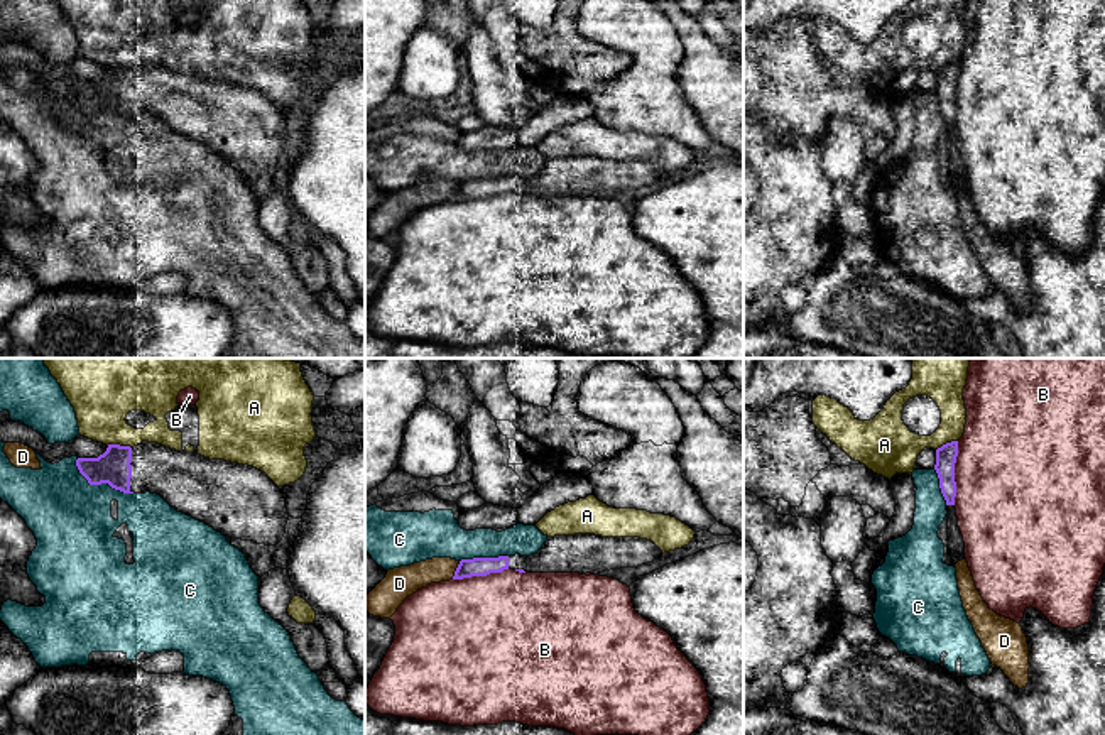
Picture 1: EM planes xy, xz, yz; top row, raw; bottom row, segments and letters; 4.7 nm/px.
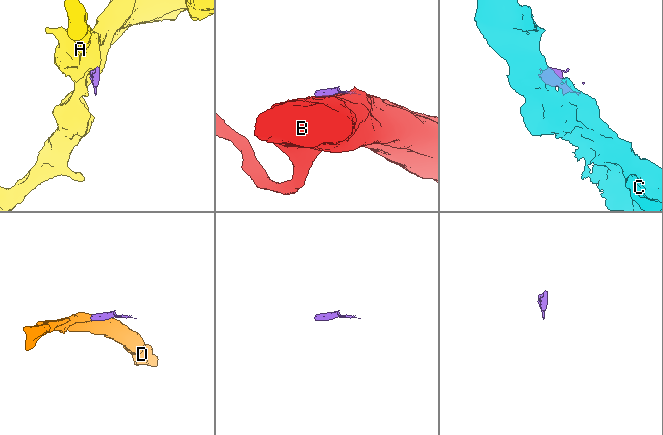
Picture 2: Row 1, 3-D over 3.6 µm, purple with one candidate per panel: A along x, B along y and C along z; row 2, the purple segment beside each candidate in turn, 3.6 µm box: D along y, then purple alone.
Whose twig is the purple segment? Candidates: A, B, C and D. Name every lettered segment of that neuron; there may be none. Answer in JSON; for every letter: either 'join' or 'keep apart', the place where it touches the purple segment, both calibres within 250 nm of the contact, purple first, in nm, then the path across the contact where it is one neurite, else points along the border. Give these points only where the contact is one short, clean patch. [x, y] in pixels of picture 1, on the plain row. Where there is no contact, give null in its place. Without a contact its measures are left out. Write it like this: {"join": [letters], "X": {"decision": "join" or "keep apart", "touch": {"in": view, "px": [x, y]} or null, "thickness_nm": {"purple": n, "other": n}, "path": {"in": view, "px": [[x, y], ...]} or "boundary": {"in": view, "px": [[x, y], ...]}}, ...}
{"join": [], "A": {"decision": "keep apart", "touch": {"in": "xy", "px": [119, 66]}, "thickness_nm": {"purple": 160, "other": 260}, "boundary": {"in": "xy", "px": [[107, 66], [127, 66], [130, 70]]}}, "B": {"decision": "keep apart", "touch": {"in": "yz", "px": [953, 95]}, "thickness_nm": {"purple": 100, "other": 480}}, "C": {"decision": "keep apart", "touch": {"in": "xy", "px": [100, 105]}, "thickness_nm": {"purple": 160, "other": 380}}, "D": {"decision": "keep apart", "touch": {"in": "xz", "px": [457, 191]}, "thickness_nm": {"purple": 100, "other": 140}, "boundary": {"in": "xz", "px": [[460, 183], [451, 200]]}}}

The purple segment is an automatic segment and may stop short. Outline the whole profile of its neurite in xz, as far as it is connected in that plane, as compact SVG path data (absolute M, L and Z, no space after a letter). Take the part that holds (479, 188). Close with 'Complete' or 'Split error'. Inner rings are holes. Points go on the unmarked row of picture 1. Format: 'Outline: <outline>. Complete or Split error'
Outline: M595 155L547 159L542 169L531 177L498 177L461 181L453 201L487 198L515 191L519 194L580 194L637 189L652 184L662 172L640 159L601 159Z. Split error

